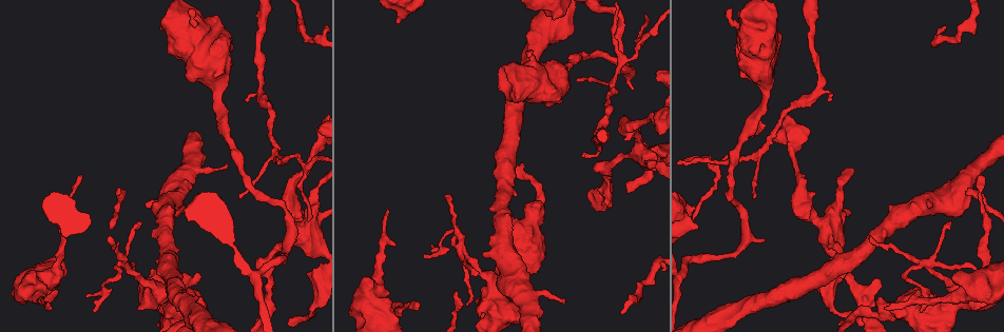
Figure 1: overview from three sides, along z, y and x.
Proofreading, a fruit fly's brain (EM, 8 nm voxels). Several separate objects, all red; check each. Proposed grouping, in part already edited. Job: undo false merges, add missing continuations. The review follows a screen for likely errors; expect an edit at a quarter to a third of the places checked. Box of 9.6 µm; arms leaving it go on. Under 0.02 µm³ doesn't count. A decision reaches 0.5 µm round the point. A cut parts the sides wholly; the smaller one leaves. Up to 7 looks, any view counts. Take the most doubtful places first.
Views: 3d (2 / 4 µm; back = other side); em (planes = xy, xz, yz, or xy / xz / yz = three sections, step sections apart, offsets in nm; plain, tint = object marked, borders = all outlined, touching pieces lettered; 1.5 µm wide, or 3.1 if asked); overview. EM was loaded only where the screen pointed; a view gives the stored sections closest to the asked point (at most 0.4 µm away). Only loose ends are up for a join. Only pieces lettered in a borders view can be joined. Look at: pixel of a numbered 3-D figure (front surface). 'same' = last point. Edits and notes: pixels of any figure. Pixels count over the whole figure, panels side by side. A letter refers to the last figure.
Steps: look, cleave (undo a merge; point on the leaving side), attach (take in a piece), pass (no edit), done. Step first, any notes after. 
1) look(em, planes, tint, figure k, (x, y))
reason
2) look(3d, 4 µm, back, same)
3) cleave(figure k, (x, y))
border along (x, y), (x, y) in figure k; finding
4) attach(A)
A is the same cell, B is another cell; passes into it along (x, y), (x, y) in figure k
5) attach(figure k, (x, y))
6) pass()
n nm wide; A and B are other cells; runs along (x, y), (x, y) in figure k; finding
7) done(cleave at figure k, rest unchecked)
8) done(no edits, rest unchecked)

look(em, xz, step 4, borders, figure 1, (388, 211))
end of a long branch

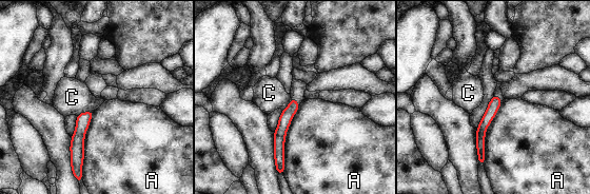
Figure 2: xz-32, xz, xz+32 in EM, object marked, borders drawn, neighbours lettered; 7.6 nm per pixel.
pass()
90 nm wide; A and C are other cells; runs along (495, 99), (480, 131), (482, 161) in figure 2; no lettered piece goes on from it

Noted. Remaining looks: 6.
look(em, planes, borders, figure 1, (460, 246))

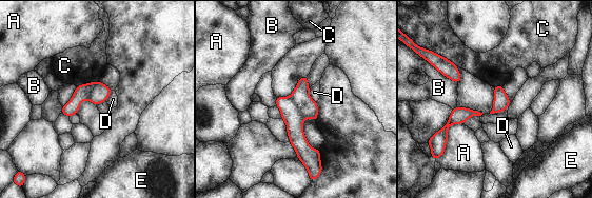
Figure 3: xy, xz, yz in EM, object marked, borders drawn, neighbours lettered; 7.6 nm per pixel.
pass()
A, B, C, D and E are other cells; border along (309, 87), (309, 95), (316, 102) in figure 3; continuous, no second cell

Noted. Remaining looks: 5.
look(3d, 4 µm, figure 1, (562, 301))
free end

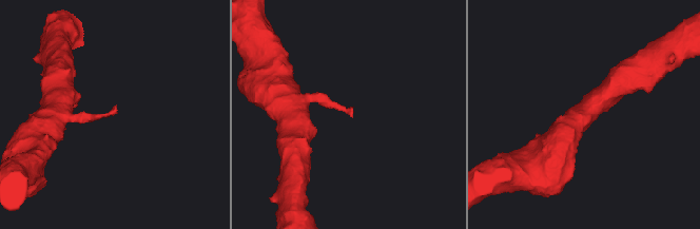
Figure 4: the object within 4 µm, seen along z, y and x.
look(em, planes, borders, figure 4, (351, 112))
now the EM

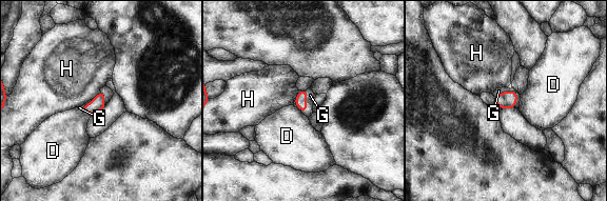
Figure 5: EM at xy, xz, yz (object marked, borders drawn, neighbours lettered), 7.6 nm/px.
attach(G)
G is the same cell, D and H are other cells; passes into it along (300, 100), (306, 102), (310, 95) in figure 5; it goes on there

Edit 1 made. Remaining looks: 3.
done(attach at figure 5, rest unchecked)

